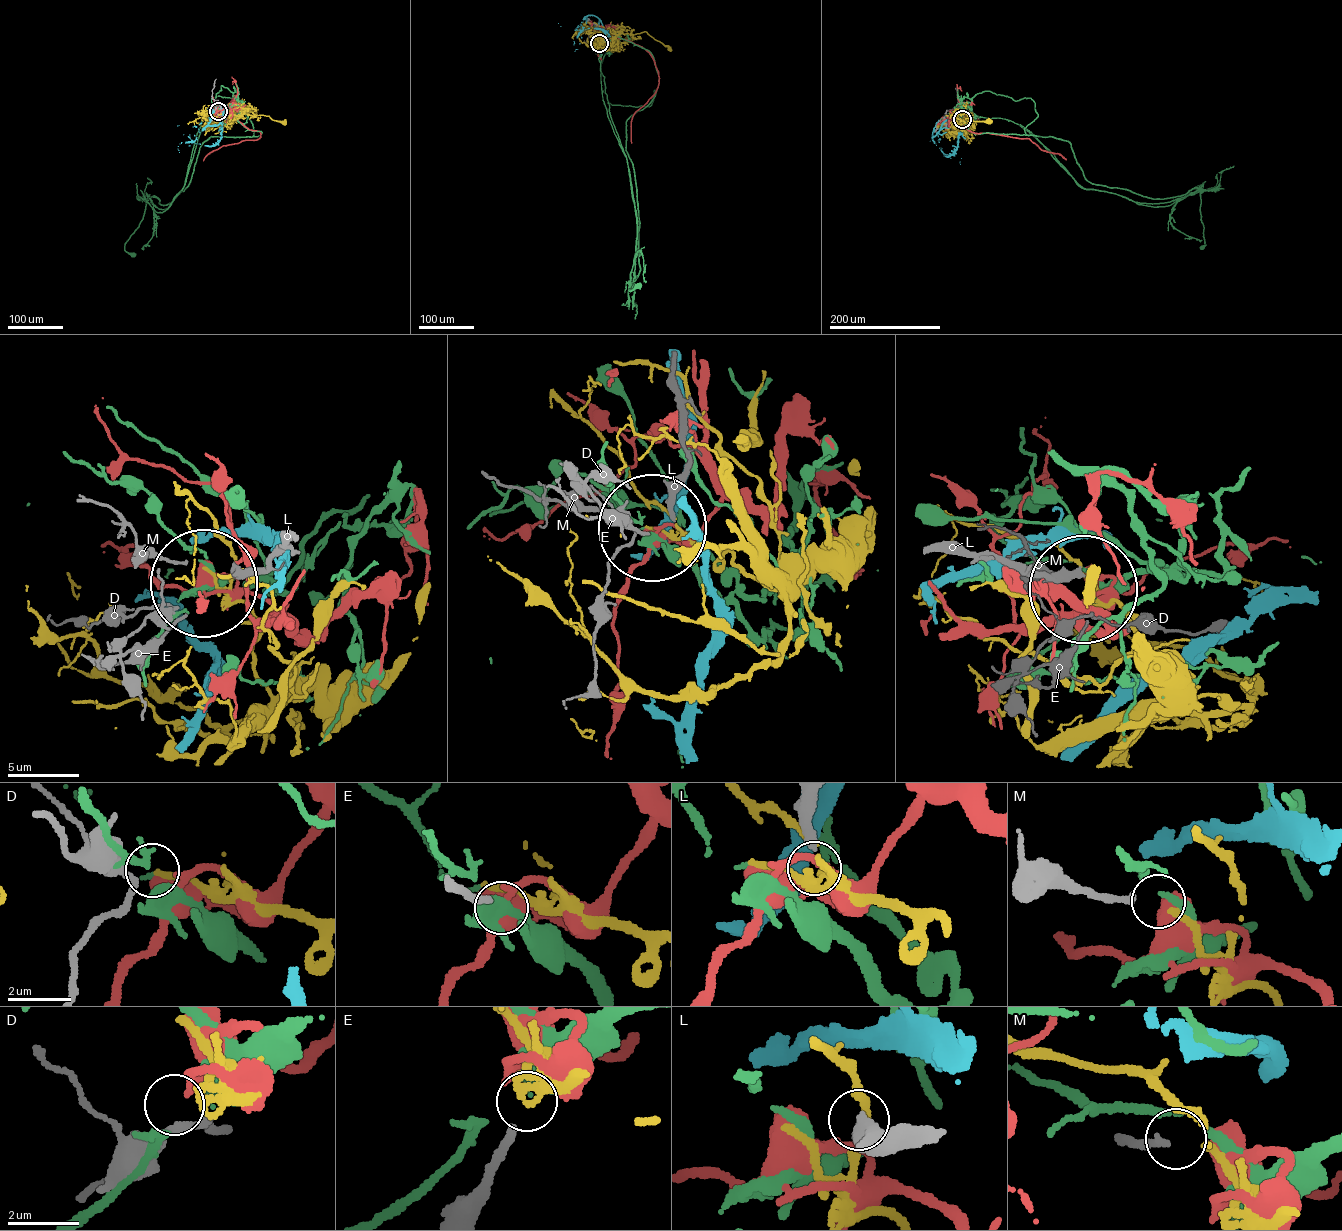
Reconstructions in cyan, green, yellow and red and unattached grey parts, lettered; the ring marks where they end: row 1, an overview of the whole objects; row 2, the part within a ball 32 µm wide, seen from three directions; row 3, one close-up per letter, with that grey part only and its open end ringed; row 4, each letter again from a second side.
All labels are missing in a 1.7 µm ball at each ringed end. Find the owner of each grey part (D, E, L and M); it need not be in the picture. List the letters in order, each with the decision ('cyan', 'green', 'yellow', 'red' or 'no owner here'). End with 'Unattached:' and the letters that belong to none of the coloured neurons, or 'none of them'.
D: red
E: green
L: no owner here
M: yellow
Unattached: L

